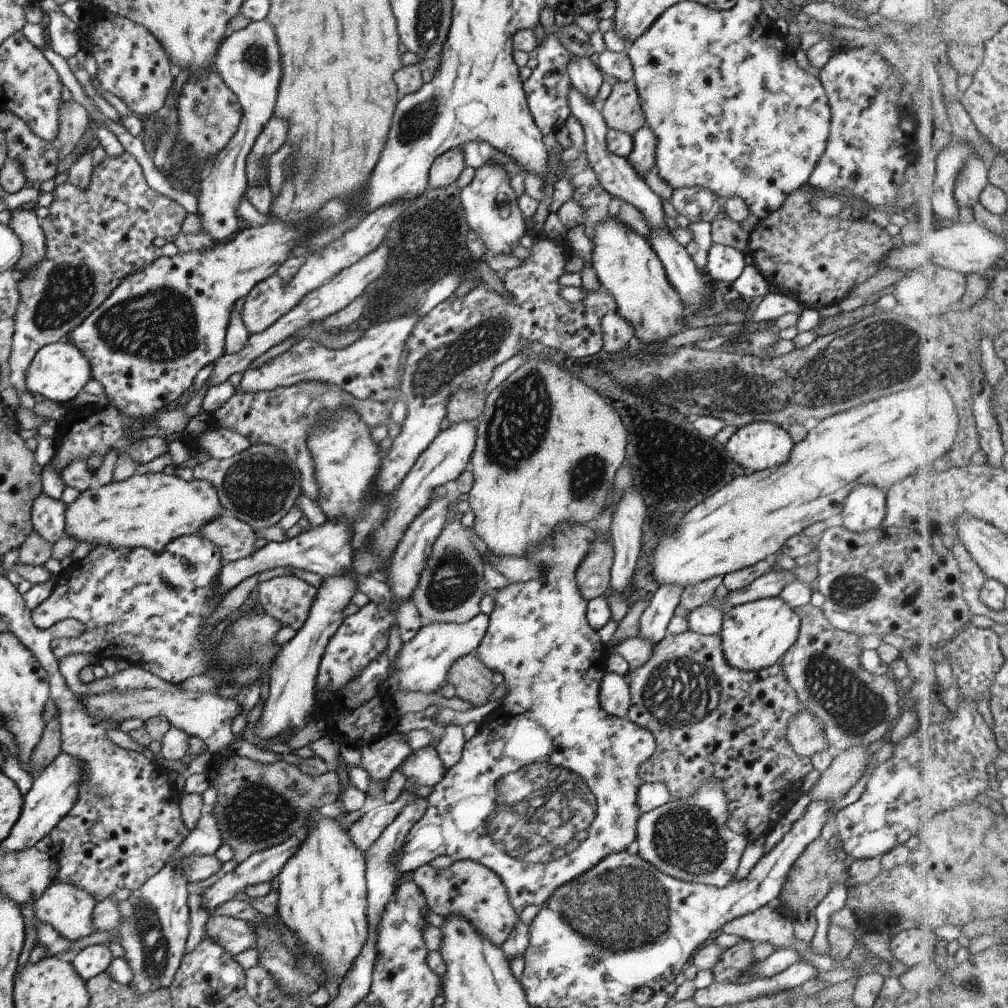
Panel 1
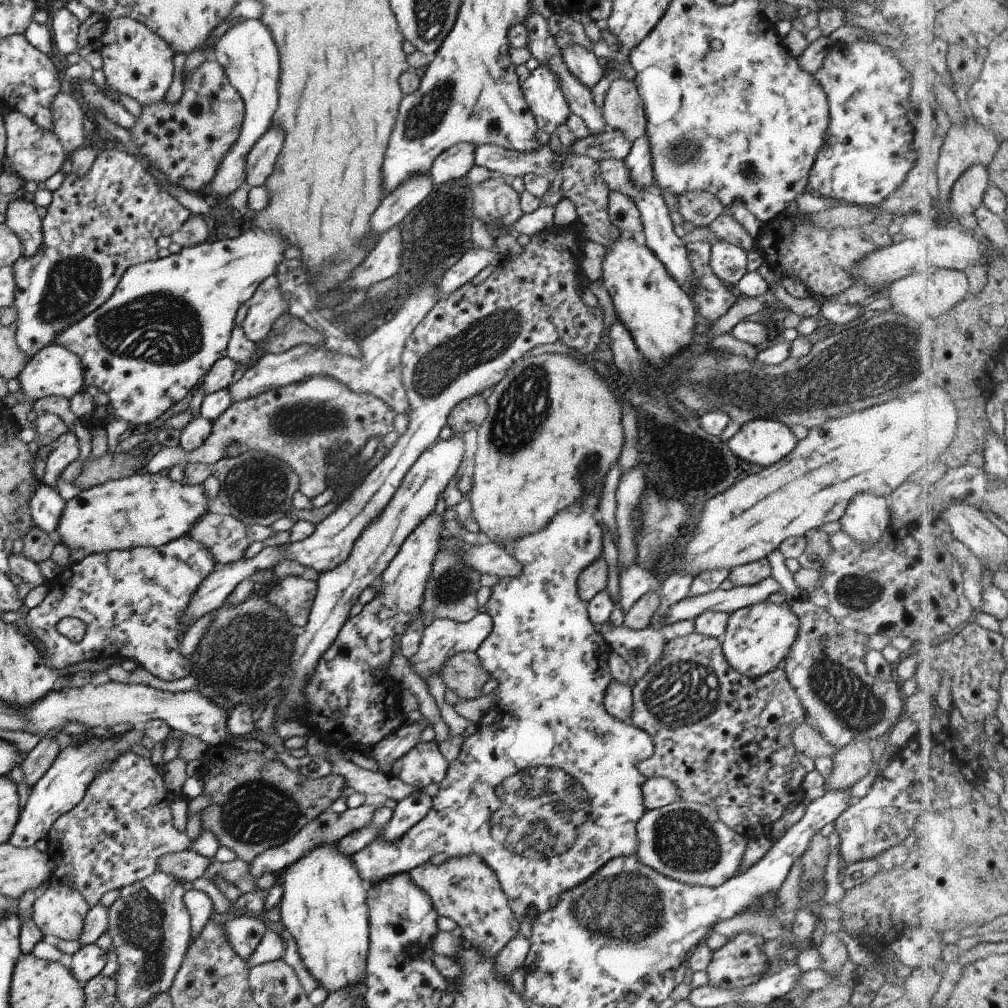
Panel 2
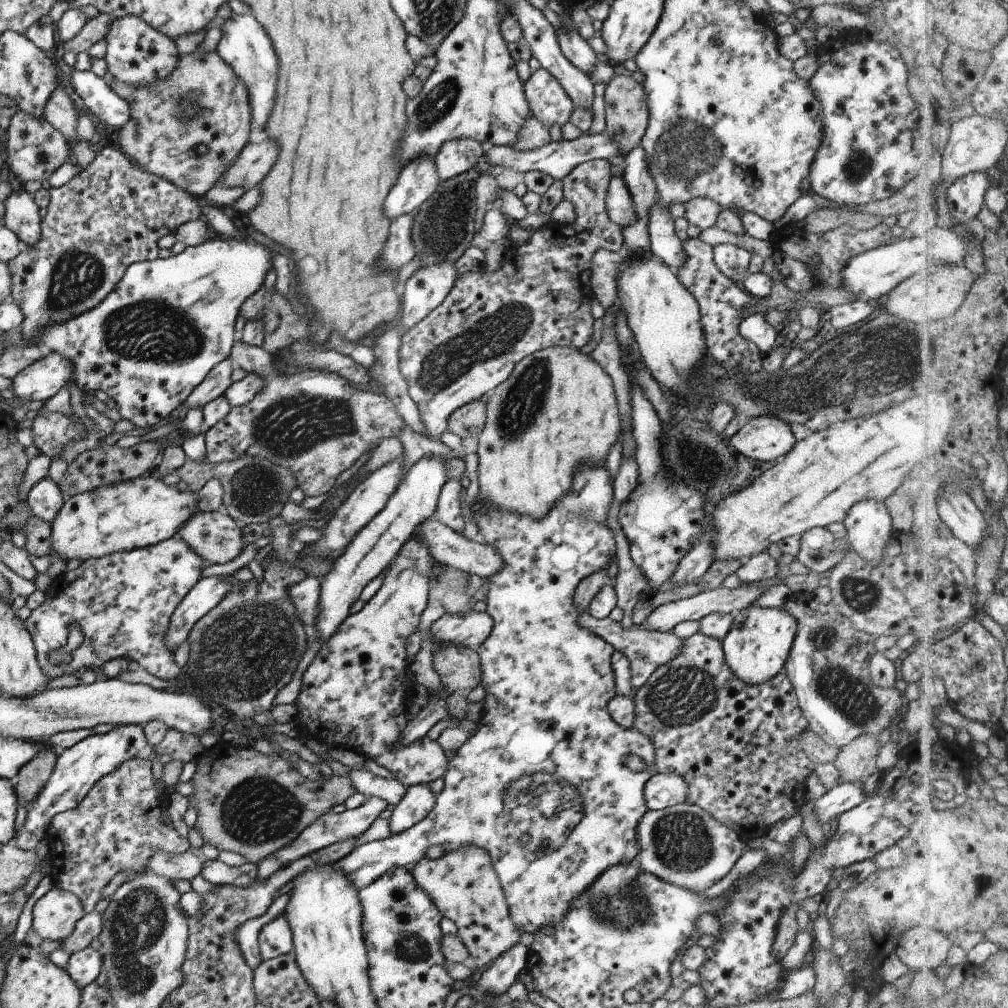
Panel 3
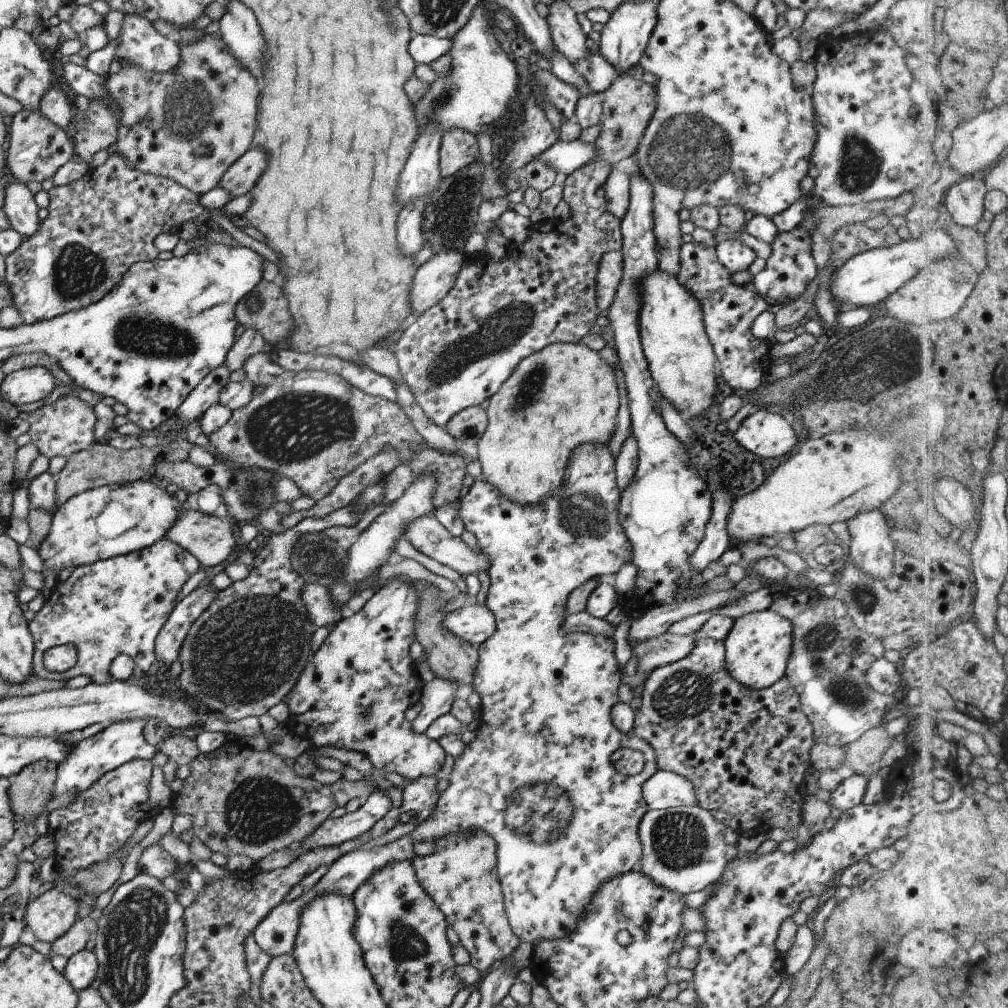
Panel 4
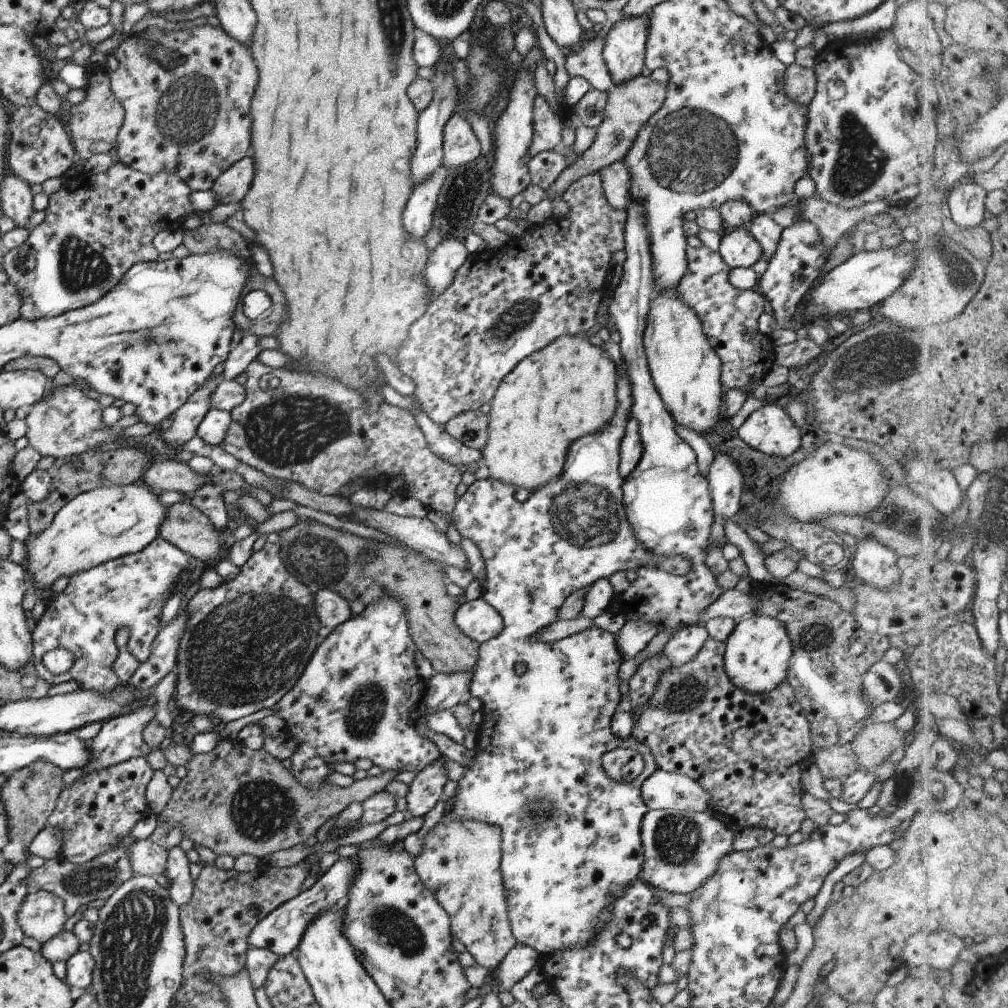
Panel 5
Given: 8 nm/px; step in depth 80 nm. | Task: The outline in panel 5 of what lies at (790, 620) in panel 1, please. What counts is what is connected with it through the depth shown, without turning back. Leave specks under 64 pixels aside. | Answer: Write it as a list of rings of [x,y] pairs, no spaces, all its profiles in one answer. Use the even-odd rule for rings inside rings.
[[[753,614],[739,620],[724,640],[723,672],[734,687],[749,694],[763,694],[786,680],[791,645],[784,624]]]

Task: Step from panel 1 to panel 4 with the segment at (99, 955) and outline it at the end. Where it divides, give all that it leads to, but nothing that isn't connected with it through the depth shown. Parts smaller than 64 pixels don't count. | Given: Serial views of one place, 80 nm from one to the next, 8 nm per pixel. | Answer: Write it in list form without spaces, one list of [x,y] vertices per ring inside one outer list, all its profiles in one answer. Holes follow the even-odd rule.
[[[82,948],[67,959],[62,975],[78,992],[89,987],[96,978],[97,965],[95,955],[90,950]]]

